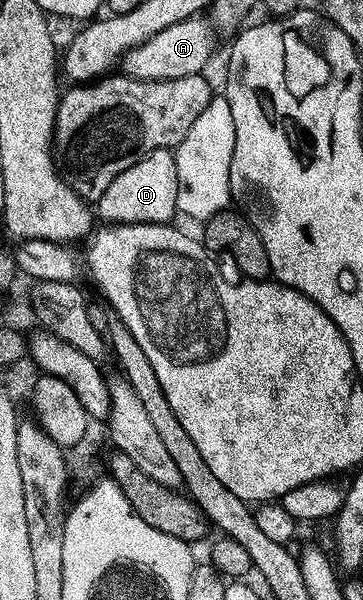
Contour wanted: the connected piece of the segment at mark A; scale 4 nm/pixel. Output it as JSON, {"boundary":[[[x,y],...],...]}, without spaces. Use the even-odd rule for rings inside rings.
{"boundary":[[[192,17],[185,21],[177,21],[177,25],[161,29],[161,33],[149,37],[149,41],[128,51],[121,60],[122,74],[131,79],[145,81],[165,81],[198,75],[204,70],[203,66],[210,61],[211,54],[215,51],[211,35],[213,36],[213,28],[206,18]]]}

